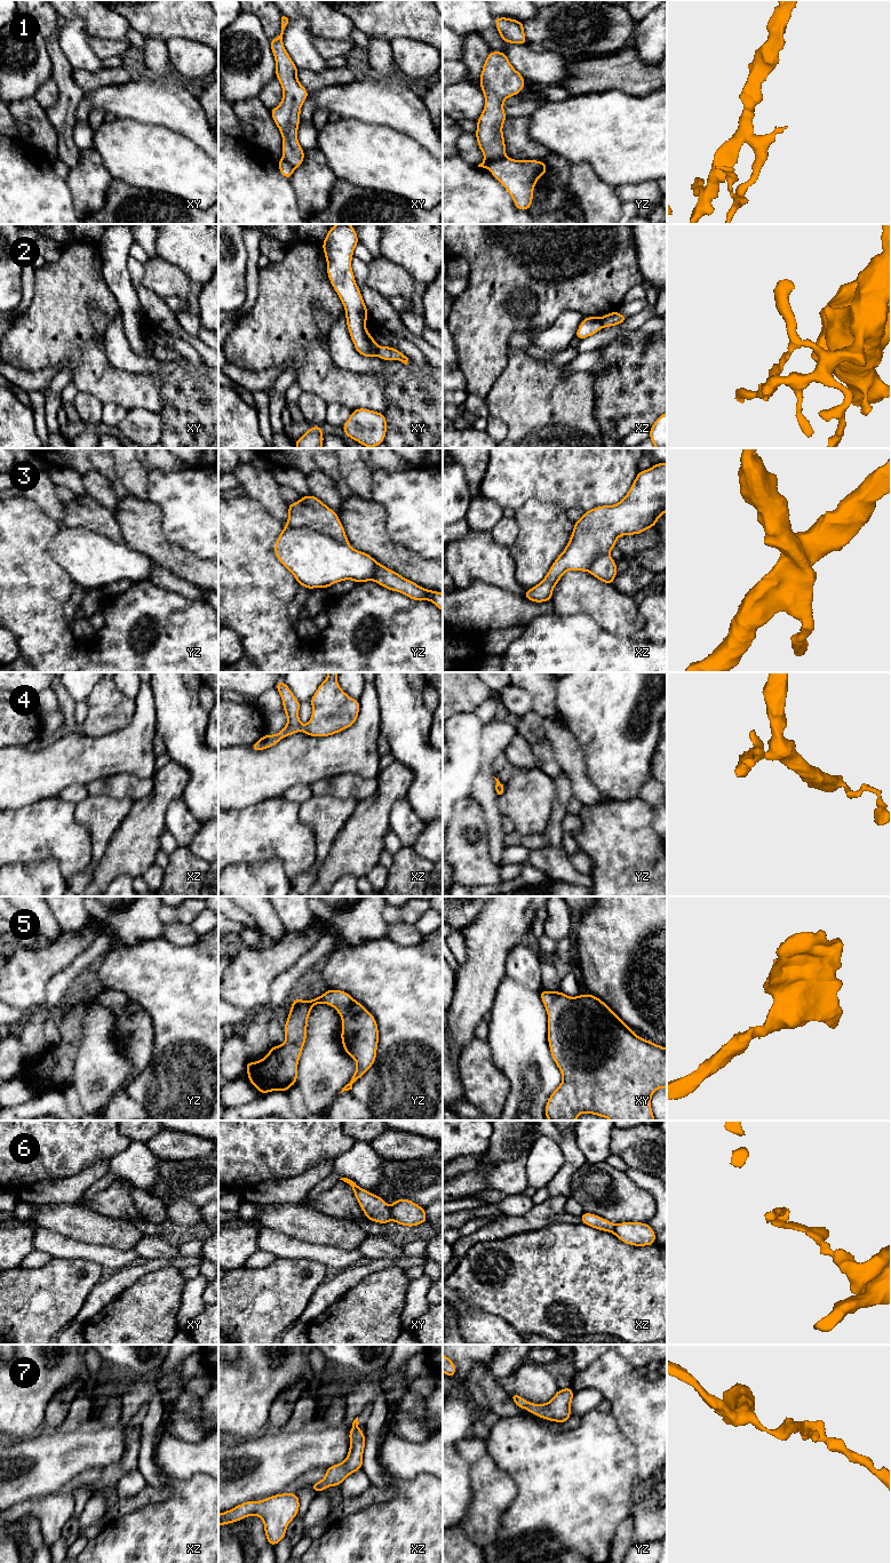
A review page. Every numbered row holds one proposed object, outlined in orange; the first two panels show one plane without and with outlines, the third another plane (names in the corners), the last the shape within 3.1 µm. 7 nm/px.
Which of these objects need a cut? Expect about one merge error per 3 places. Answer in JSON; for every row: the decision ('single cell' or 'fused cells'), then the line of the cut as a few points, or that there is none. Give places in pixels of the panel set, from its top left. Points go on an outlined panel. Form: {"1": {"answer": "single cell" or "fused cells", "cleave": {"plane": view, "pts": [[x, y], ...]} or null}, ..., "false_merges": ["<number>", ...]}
{"1": {"answer": "fused cells", "cleave": {"plane": "yz", "pts": [[504, 156], [492, 161], [486, 167]]}}, "2": {"answer": "fused cells", "cleave": {"plane": "xy", "pts": [[379, 347], [376, 355]]}}, "3": {"answer": "fused cells", "cleave": {"plane": "yz", "pts": [[287, 524], [292, 526], [308, 526], [348, 544]]}}, "4": {"answer": "fused cells", "cleave": {"plane": "xz", "pts": [[302, 726], [303, 731]]}}, "5": {"answer": "single cell", "cleave": null}, "6": {"answer": "fused cells", "cleave": {"plane": "xy", "pts": [[389, 1207], [391, 1218]]}}, "7": {"answer": "single cell", "cleave": null}, "false_merges": ["1", "2", "3", "4", "6"]}

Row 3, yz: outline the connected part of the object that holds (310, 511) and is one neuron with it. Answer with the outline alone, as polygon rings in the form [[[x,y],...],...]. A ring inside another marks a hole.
[[[315,495],[301,496],[299,502],[288,504],[287,525],[292,527],[307,526],[341,543],[349,544],[337,513]]]

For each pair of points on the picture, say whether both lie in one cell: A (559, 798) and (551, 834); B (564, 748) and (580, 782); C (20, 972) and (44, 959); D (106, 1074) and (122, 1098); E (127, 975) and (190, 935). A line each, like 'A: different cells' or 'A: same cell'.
A: same cell
B: same cell
C: same cell
D: different cells
E: different cells

